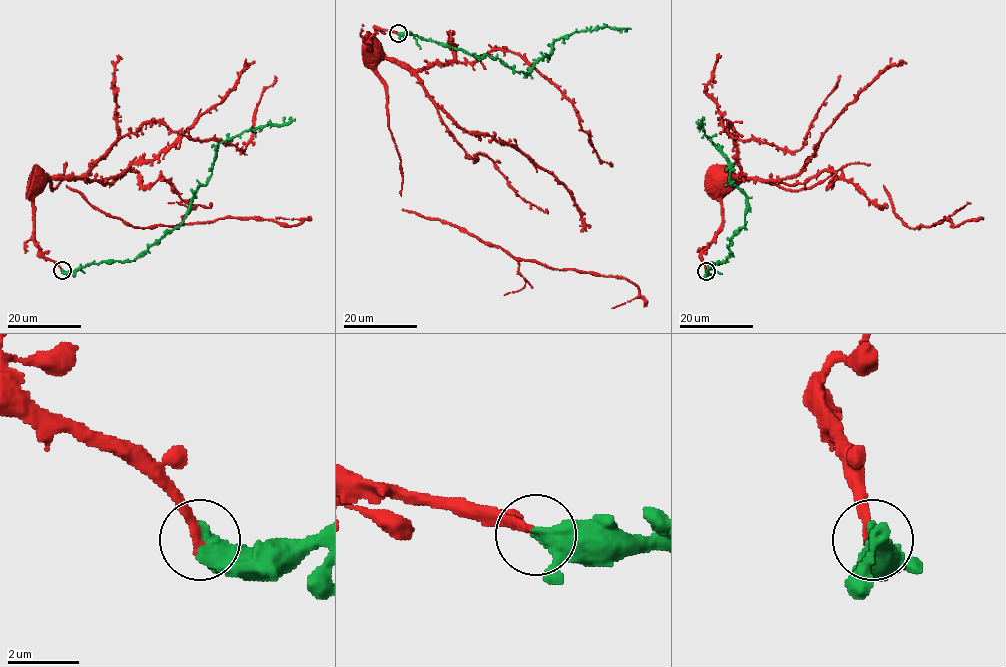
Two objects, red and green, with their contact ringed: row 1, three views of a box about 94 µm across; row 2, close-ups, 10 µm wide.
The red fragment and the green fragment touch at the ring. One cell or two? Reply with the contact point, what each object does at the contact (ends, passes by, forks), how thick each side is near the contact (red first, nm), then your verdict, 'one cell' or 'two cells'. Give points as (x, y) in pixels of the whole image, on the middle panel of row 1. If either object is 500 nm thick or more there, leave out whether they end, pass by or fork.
at (398, 33); 240 nm thick on the red side, 550 nm on the other; one cell

